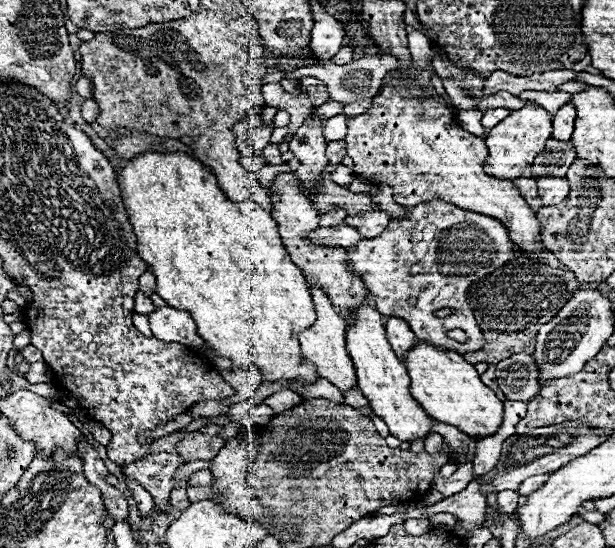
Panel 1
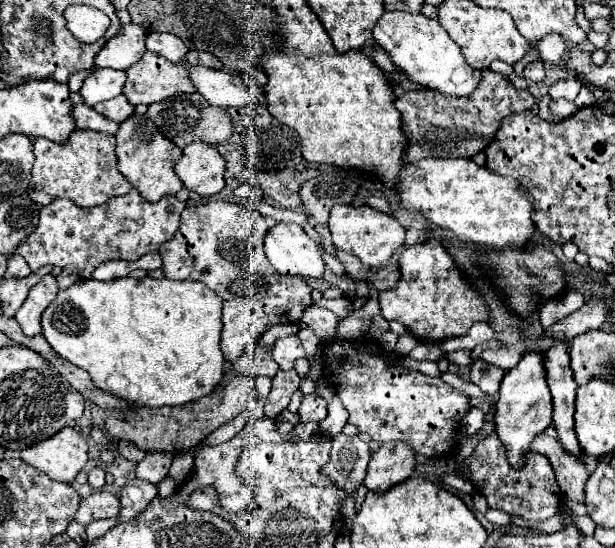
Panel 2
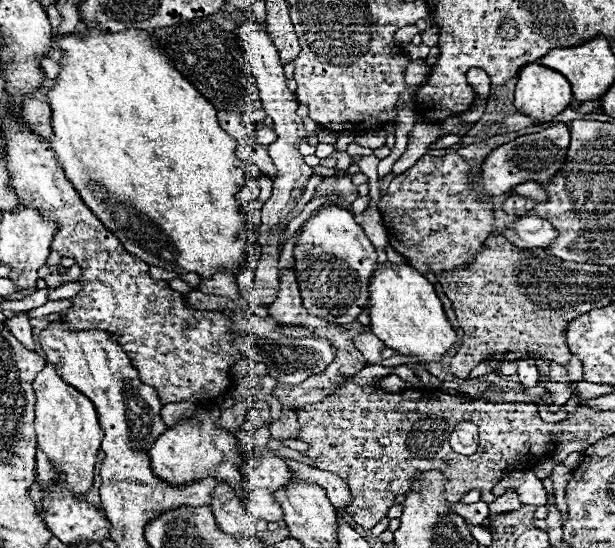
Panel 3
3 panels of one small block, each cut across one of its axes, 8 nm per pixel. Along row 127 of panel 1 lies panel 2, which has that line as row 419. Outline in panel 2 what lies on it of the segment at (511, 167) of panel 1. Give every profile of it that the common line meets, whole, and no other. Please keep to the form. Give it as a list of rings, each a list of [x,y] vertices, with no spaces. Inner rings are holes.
[[[528,352],[518,366],[506,372],[500,384],[500,396],[496,402],[496,434],[508,450],[508,462],[512,468],[522,468],[524,456],[530,450],[530,442],[536,434],[544,432],[552,424],[552,396],[548,392],[546,368],[542,352]]]

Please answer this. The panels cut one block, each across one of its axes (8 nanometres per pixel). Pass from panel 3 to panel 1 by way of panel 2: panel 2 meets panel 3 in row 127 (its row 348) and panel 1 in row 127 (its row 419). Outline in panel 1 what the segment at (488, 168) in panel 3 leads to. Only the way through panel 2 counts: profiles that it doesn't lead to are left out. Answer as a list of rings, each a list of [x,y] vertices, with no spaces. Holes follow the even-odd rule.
[[[564,104],[554,120],[552,120],[552,138],[556,138],[558,142],[568,142],[572,138],[572,130],[574,130],[574,120],[576,120],[576,110],[572,104]]]

